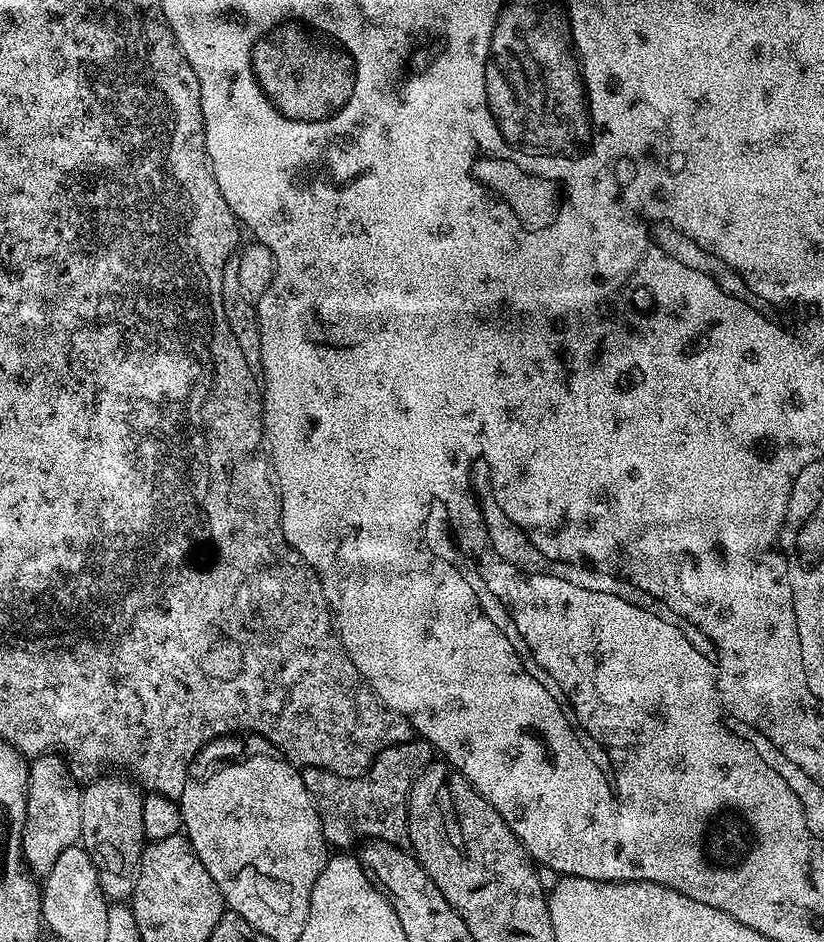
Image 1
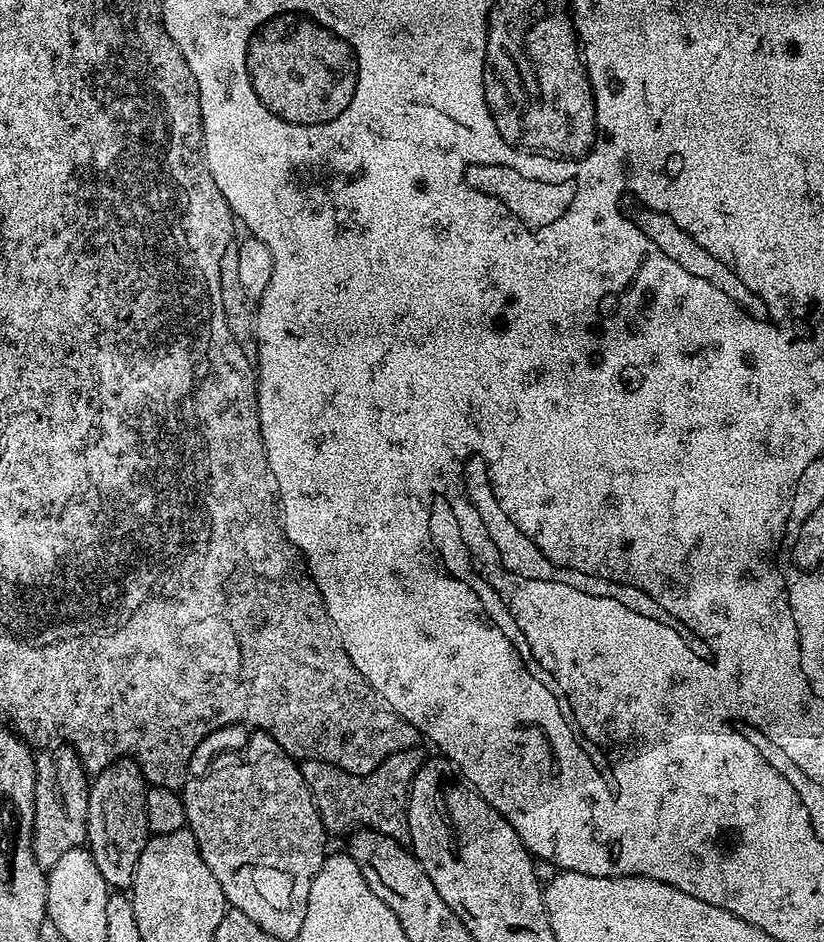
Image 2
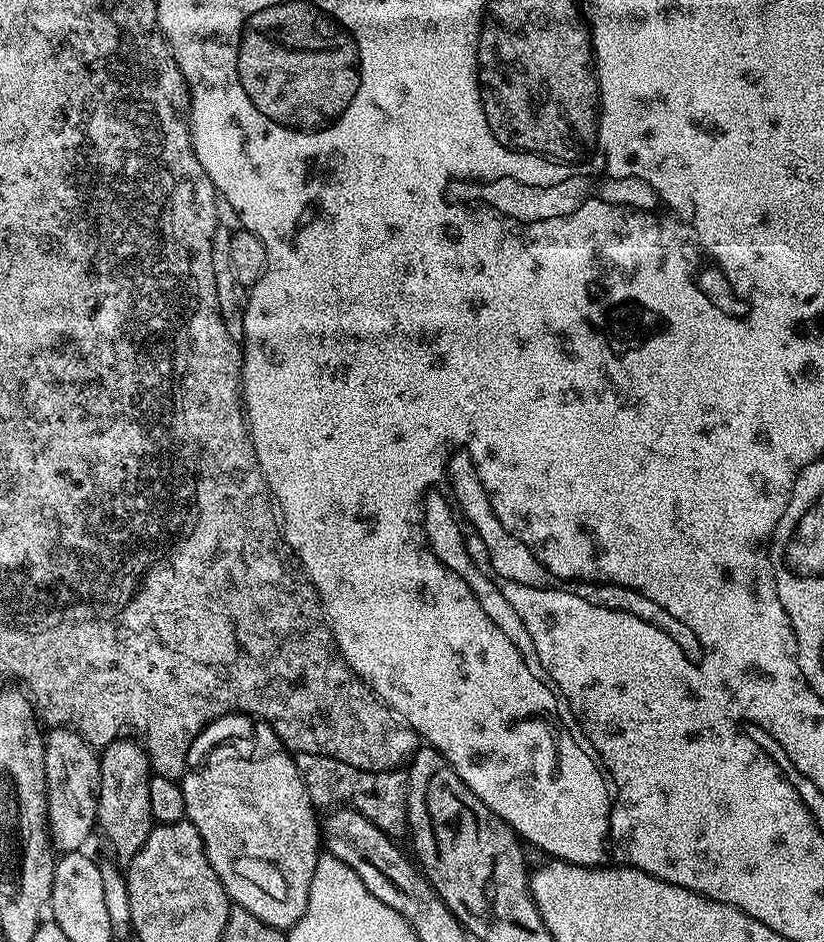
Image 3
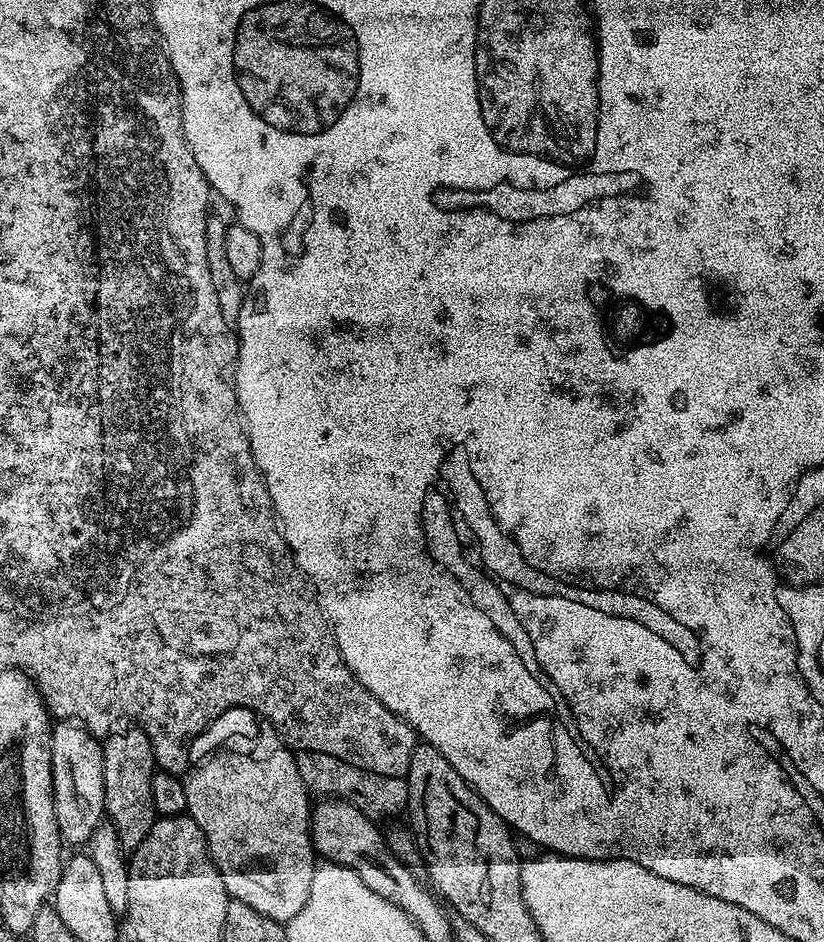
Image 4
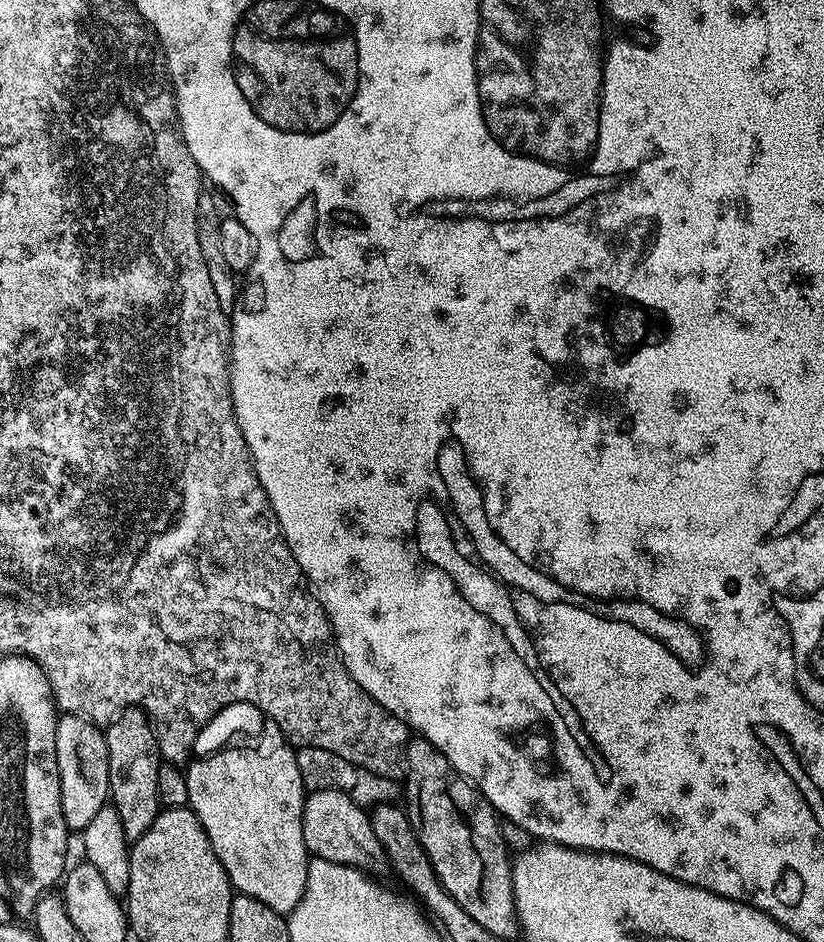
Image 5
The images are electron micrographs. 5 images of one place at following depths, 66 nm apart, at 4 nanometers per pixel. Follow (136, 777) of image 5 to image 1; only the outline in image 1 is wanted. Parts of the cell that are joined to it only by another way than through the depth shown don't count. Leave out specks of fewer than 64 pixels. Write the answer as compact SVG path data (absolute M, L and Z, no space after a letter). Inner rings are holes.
M116 774L91 781L80 793L82 826L79 843L86 850L90 862L94 862L105 897L112 902L128 902L132 898L140 859L146 847L142 830L144 796L131 779L119 780L112 775Z

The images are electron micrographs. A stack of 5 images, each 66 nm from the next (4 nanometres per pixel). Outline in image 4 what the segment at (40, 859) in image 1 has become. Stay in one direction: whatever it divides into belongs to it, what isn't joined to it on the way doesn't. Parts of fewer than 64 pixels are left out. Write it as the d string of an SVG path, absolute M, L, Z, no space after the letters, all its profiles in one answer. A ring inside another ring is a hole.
M62 720L51 725L52 793L54 814L61 841L65 845L87 845L94 830L105 819L104 811L104 746L83 724Z

